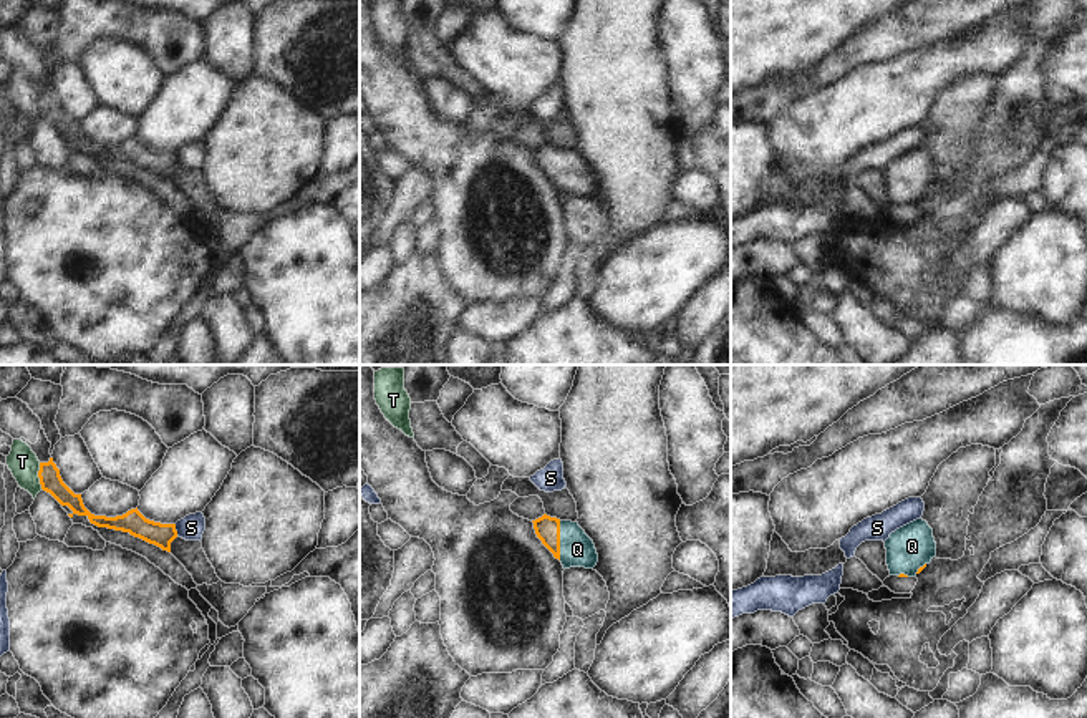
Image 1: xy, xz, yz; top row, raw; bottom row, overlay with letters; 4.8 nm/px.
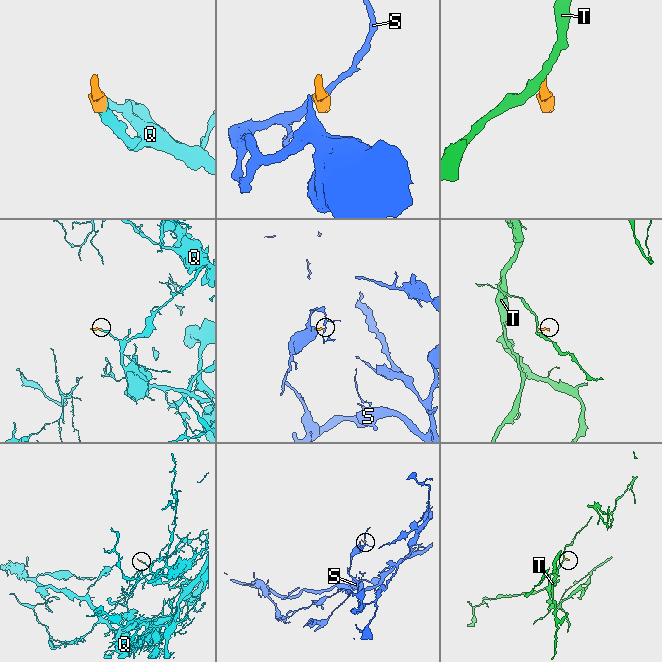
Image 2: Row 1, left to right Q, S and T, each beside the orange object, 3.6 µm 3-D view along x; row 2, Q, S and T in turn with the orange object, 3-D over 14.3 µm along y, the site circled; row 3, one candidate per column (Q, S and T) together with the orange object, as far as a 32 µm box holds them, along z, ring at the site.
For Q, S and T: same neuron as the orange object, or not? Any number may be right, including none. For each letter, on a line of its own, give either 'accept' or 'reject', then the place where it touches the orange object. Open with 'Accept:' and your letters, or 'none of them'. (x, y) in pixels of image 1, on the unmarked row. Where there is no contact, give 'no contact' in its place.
Accept: Q
Q: accept; contact xz (559, 169)
S: reject; contact xy (174, 158)
T: reject; contact xy (38, 105)

